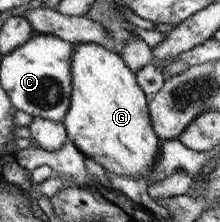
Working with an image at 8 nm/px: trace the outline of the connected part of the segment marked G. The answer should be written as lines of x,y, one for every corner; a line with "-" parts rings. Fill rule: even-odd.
72,43
70,56
71,92
62,123
70,141
79,152
100,164
105,171
134,179
148,177
159,156
160,139
153,132
147,102
150,97
137,86
134,72
129,70
119,53
95,43

